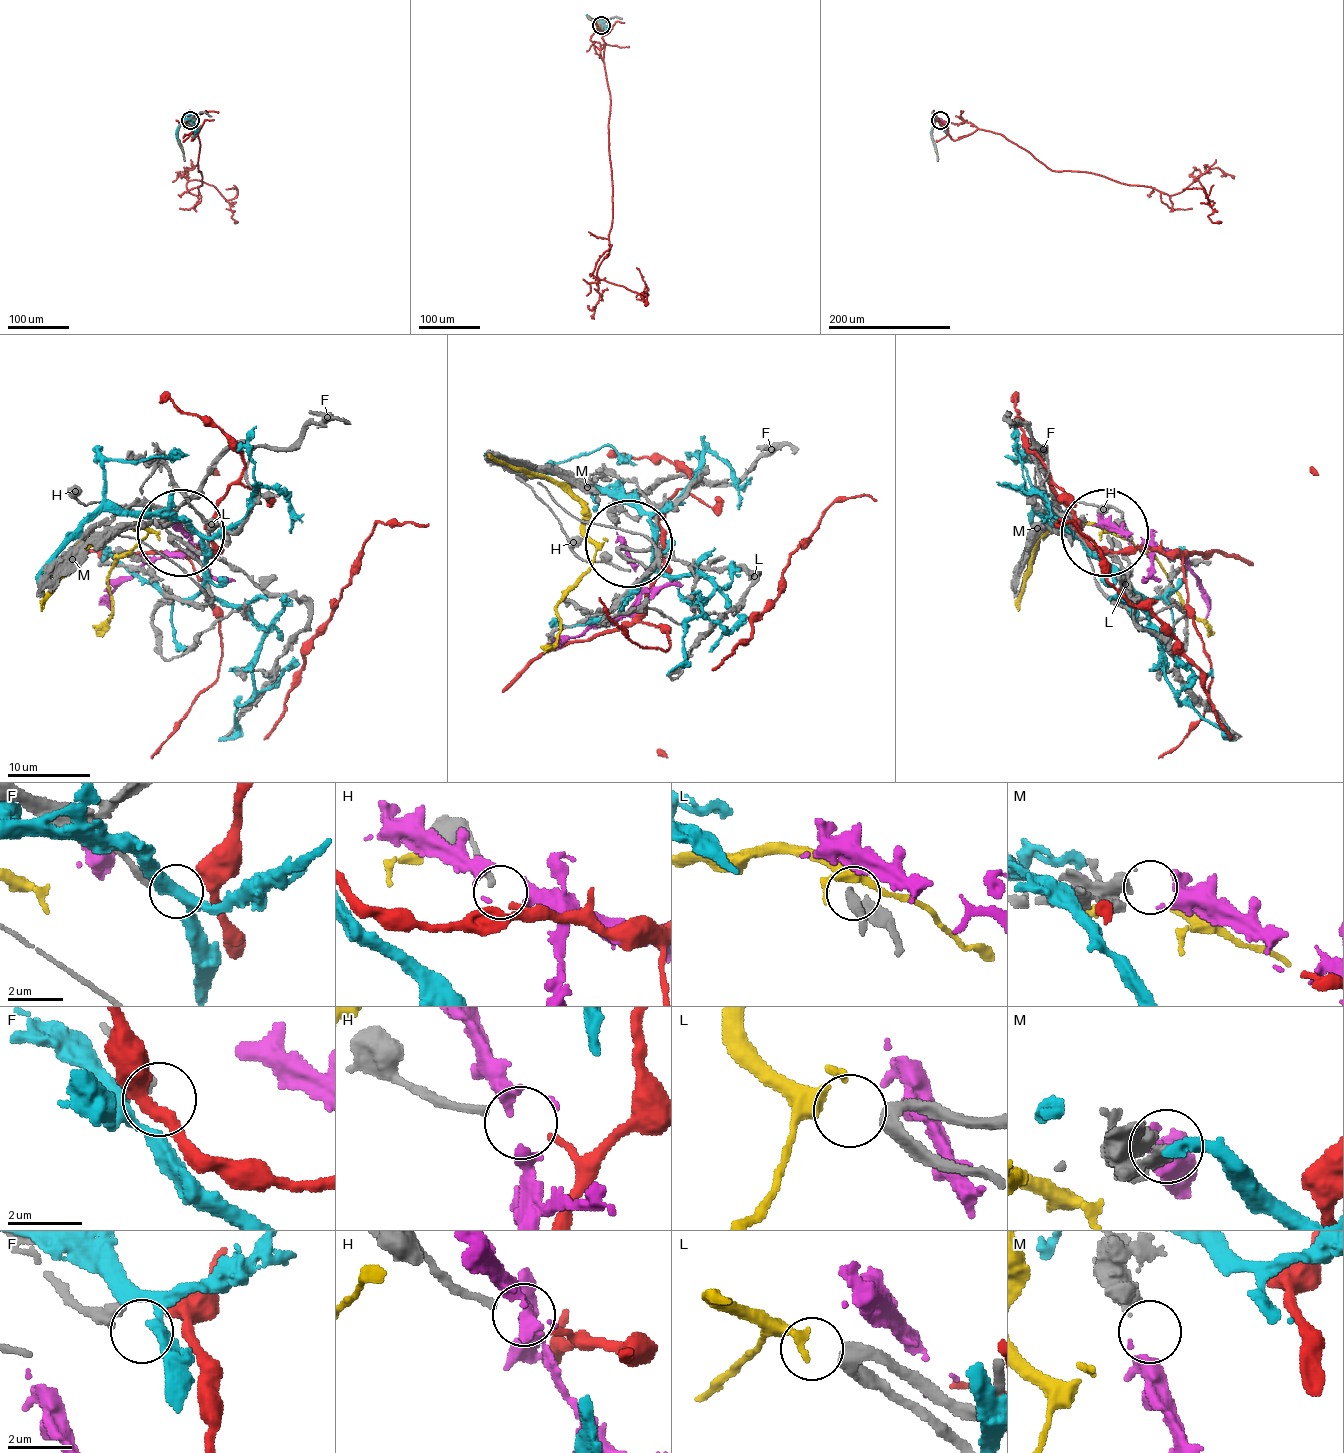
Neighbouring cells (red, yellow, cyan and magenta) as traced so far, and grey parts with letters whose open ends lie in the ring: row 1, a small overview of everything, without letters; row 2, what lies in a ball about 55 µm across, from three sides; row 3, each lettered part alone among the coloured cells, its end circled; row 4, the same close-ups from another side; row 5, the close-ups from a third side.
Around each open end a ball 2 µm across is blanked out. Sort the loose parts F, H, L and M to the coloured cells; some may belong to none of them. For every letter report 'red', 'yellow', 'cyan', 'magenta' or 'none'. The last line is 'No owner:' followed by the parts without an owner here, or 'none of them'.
F: none
H: red
L: yellow
M: magenta
No owner: F

